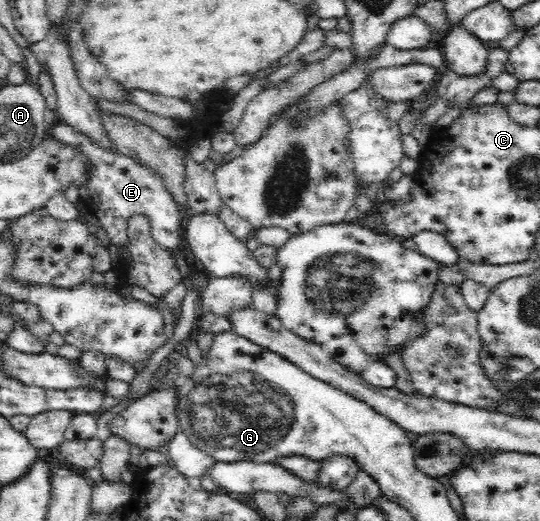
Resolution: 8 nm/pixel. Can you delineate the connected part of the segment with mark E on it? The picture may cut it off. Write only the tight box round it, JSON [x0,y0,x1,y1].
[49,117,180,252]

